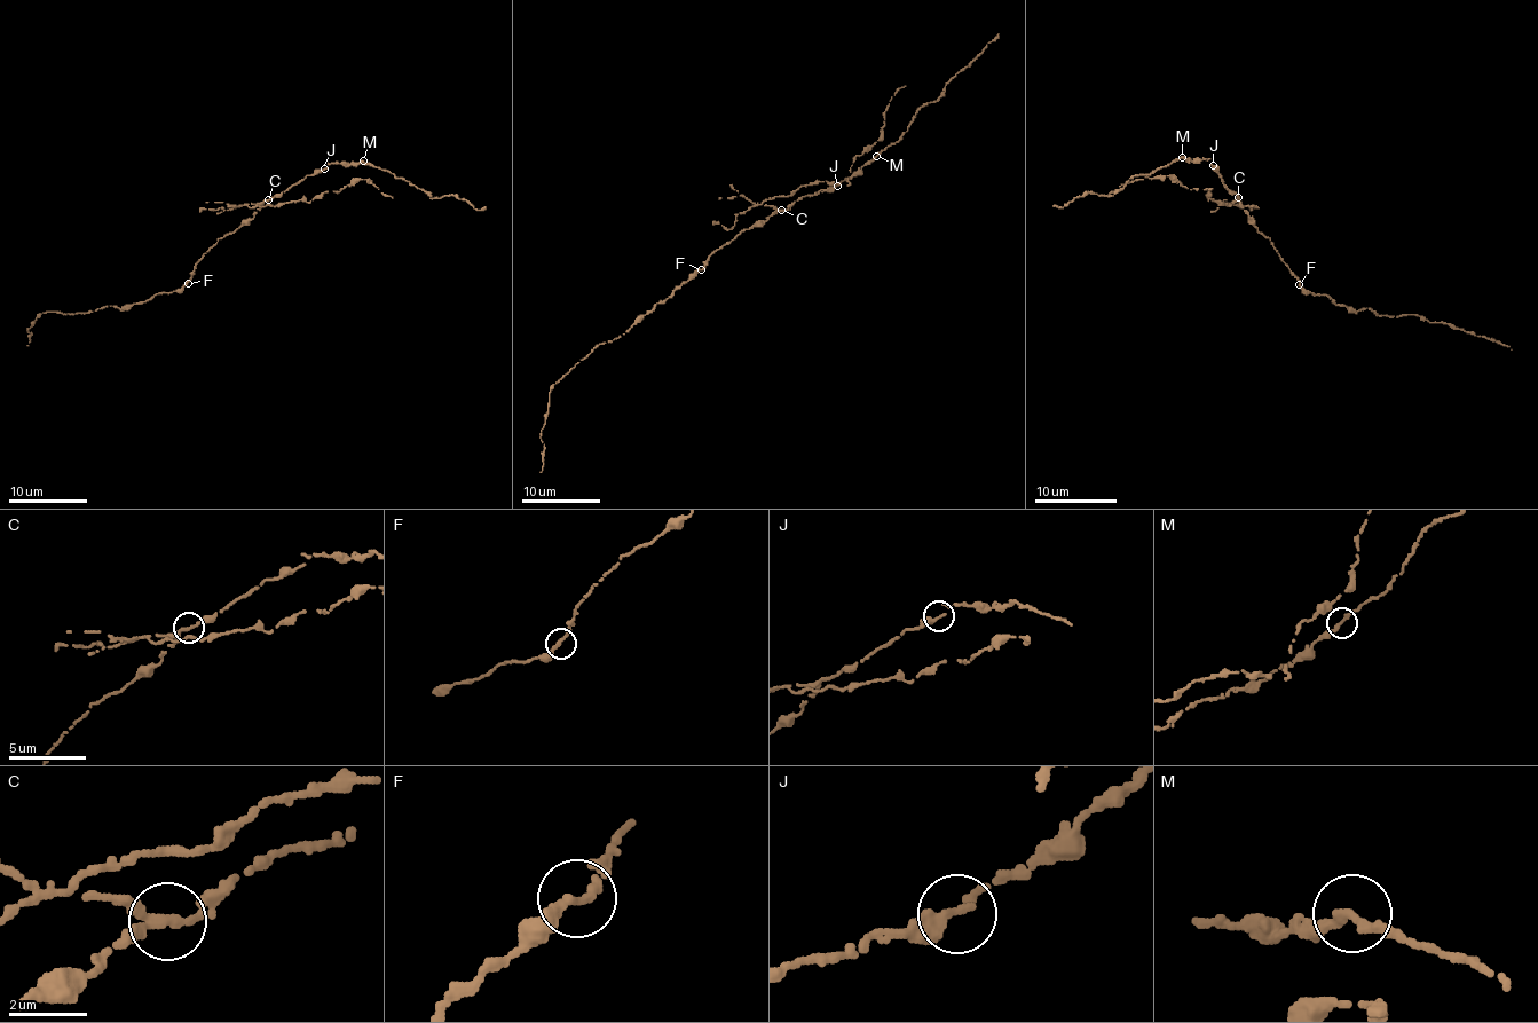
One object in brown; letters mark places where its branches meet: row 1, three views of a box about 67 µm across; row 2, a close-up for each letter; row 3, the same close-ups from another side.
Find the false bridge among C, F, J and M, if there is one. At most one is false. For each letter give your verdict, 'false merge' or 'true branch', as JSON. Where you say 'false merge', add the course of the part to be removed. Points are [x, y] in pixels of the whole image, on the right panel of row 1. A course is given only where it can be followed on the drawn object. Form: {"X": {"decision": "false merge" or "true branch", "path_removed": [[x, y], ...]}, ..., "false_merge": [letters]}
{"C": {"decision": "false merge", "path_removed": [[1237, 198], [1231, 204], [1208, 201], [1208, 190], [1185, 188], [1169, 175], [1121, 183], [1107, 196]]}, "F": {"decision": "true branch"}, "J": {"decision": "true branch"}, "M": {"decision": "true branch"}, "false_merge": ["C"]}

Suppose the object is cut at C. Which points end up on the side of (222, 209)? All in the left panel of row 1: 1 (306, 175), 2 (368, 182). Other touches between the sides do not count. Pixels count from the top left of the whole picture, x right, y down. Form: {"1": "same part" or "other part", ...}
{"1": "other part", "2": "same part"}

